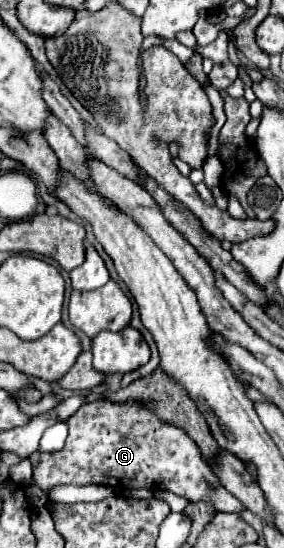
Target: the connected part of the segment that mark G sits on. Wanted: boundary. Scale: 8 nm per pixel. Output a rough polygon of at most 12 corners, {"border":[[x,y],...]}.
{"border":[[93,401],[33,481],[171,491],[241,513],[181,427]]}

